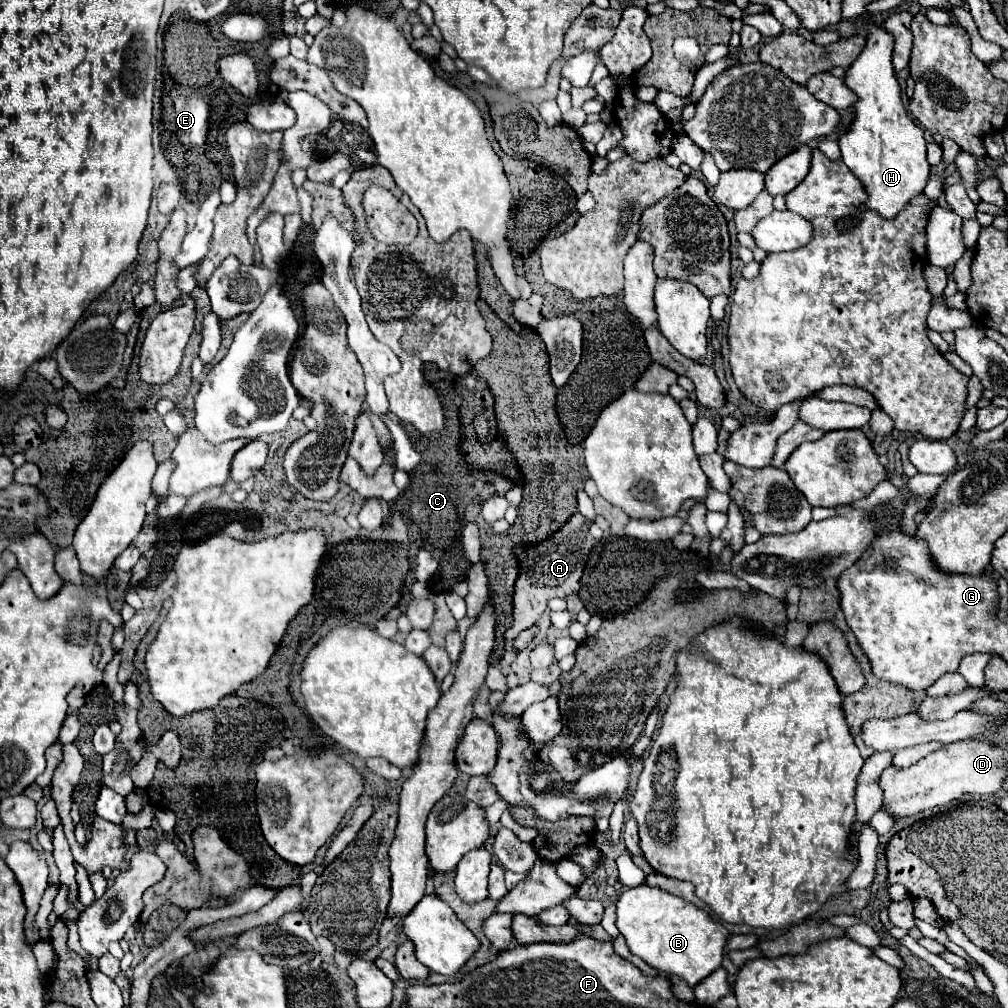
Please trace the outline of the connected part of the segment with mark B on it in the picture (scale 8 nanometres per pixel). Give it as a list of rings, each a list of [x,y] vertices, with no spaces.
[[[649,884],[621,892],[617,900],[617,928],[635,956],[661,972],[681,976],[689,986],[697,986],[721,966],[723,950],[731,936],[729,930],[723,924],[713,922],[705,910]]]

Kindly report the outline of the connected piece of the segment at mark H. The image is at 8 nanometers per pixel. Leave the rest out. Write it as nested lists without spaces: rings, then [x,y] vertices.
[[[867,26],[867,44],[859,58],[845,70],[845,86],[857,96],[857,102],[853,104],[853,122],[845,134],[839,138],[841,158],[849,166],[849,170],[865,184],[867,188],[867,202],[871,208],[875,208],[883,218],[895,218],[905,204],[923,192],[927,178],[929,178],[929,162],[927,162],[927,148],[923,138],[923,128],[913,124],[913,120],[907,116],[903,102],[901,102],[901,88],[895,78],[895,70],[891,64],[891,52],[893,52],[893,36],[881,28],[881,26]]]

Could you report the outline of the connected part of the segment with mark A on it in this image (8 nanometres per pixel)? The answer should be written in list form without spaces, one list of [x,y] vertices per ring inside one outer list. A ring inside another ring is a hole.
[[[575,512],[563,528],[559,528],[551,538],[539,544],[515,544],[513,554],[519,560],[519,576],[513,592],[513,624],[504,634],[507,640],[513,640],[525,628],[531,628],[539,616],[547,610],[547,602],[551,598],[565,598],[571,592],[579,590],[579,580],[583,574],[583,566],[591,548],[595,546],[595,538],[589,534],[589,524],[583,514]]]

